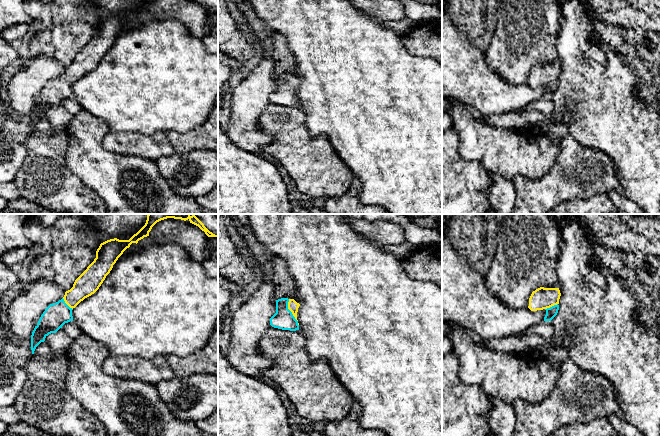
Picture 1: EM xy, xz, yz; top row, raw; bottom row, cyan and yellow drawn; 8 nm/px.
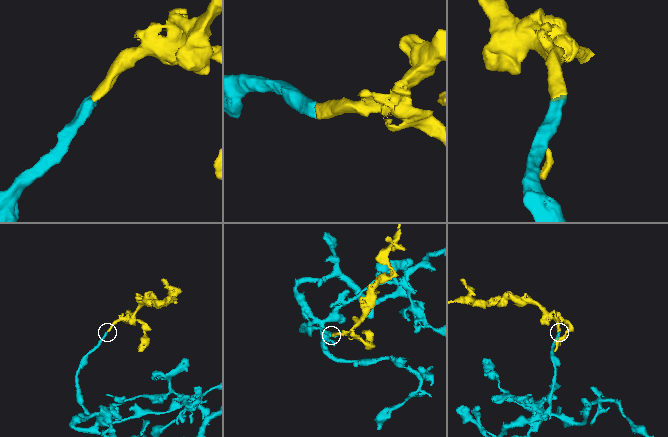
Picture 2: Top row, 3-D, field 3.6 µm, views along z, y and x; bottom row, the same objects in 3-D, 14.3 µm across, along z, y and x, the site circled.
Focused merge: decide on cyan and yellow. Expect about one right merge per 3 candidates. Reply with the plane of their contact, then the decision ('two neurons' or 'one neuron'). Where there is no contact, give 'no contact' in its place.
xz | one neuron

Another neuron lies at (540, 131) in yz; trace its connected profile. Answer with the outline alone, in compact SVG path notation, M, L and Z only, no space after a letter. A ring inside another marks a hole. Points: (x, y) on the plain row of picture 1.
M449 99L451 106L446 110L451 116L451 127L458 133L459 155L467 161L477 161L489 172L513 182L516 175L537 180L553 167L559 152L560 140L569 134L568 126L553 120L533 127L529 133L521 130L498 129L478 122L465 104Z

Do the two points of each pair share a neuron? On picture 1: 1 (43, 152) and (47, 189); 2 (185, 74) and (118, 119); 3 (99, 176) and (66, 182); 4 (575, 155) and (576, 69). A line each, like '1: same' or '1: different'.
1: same
2: same
3: different
4: different

